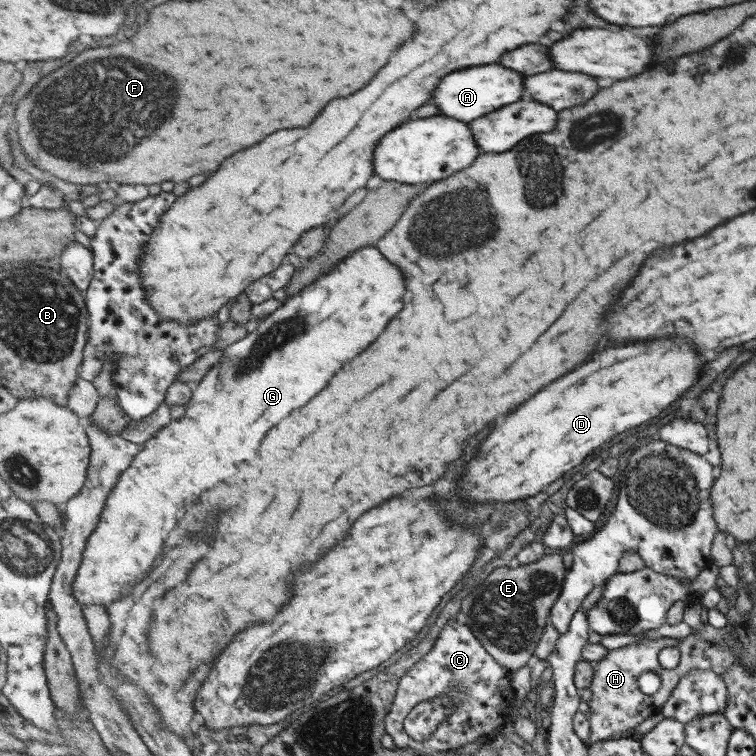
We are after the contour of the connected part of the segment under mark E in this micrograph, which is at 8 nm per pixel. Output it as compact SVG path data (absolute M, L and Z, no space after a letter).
M559 552L516 568L497 567L458 604L458 611L467 616L466 625L472 627L489 654L515 673L535 656L568 570Z

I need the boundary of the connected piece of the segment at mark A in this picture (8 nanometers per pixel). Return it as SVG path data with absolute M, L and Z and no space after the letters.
M500 63L474 66L456 70L455 73L443 78L432 98L432 103L438 106L441 115L470 123L525 98L525 85L527 85L526 75L513 70L512 67Z

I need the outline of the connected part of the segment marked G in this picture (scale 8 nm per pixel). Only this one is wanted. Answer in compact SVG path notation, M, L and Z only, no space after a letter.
M359 249L354 253L344 258L341 262L332 266L329 272L325 275L321 275L313 284L306 286L299 293L294 294L292 297L281 302L281 305L271 314L262 318L255 331L250 332L245 338L234 341L226 349L224 354L207 372L207 374L198 382L196 389L193 391L192 399L186 404L185 414L180 419L173 419L163 427L149 440L147 440L143 446L142 451L136 456L136 459L132 462L132 466L129 466L129 470L121 474L121 480L117 482L117 488L113 490L112 496L108 500L108 505L105 506L104 513L101 515L100 524L97 525L97 530L91 538L89 538L89 544L84 550L84 560L81 563L77 580L74 582L74 594L78 600L79 605L105 605L115 602L121 592L135 580L139 578L143 572L151 570L151 566L155 564L155 560L159 558L159 552L163 550L165 546L165 540L169 538L171 532L165 532L165 530L175 530L181 522L181 518L177 516L183 516L199 498L205 490L211 490L215 488L219 482L223 482L225 478L233 476L237 472L237 466L239 462L245 462L245 460L253 460L259 446L261 446L261 440L263 436L273 428L277 426L285 416L289 416L293 410L297 408L303 408L313 396L317 396L329 382L331 378L349 362L353 360L355 356L359 356L369 344L373 344L381 332L389 326L389 322L405 308L405 294L407 294L407 288L405 288L405 274L401 272L401 268L394 262L391 262L386 256L379 255L374 249Z

